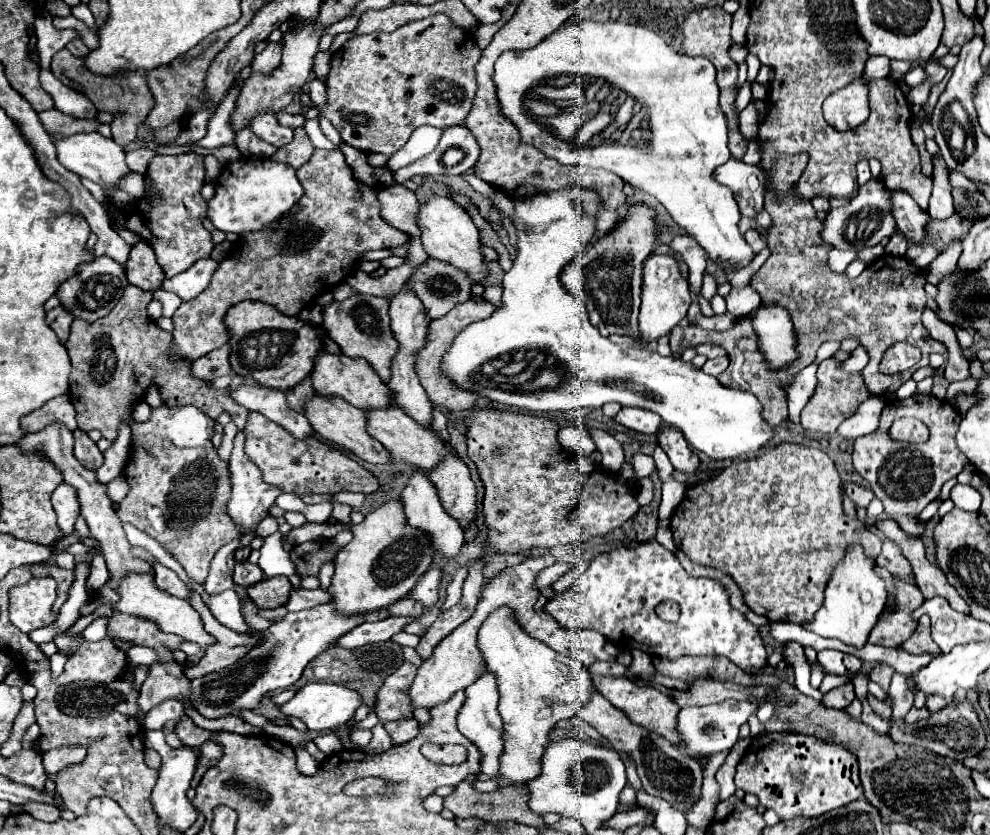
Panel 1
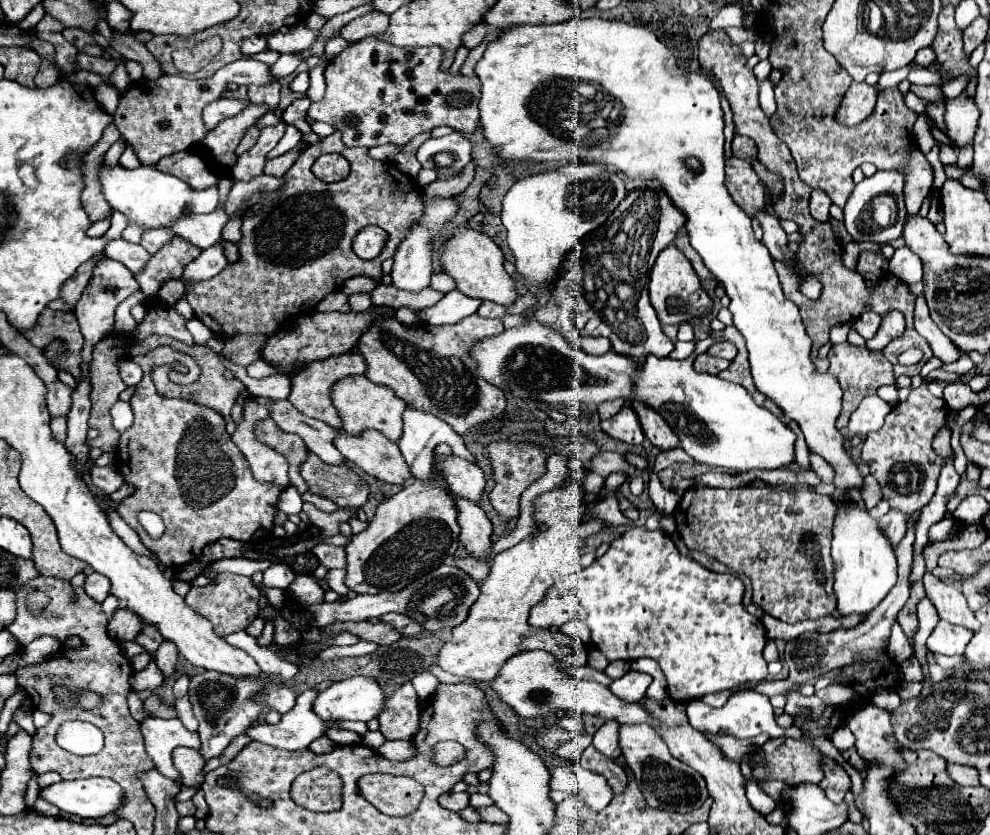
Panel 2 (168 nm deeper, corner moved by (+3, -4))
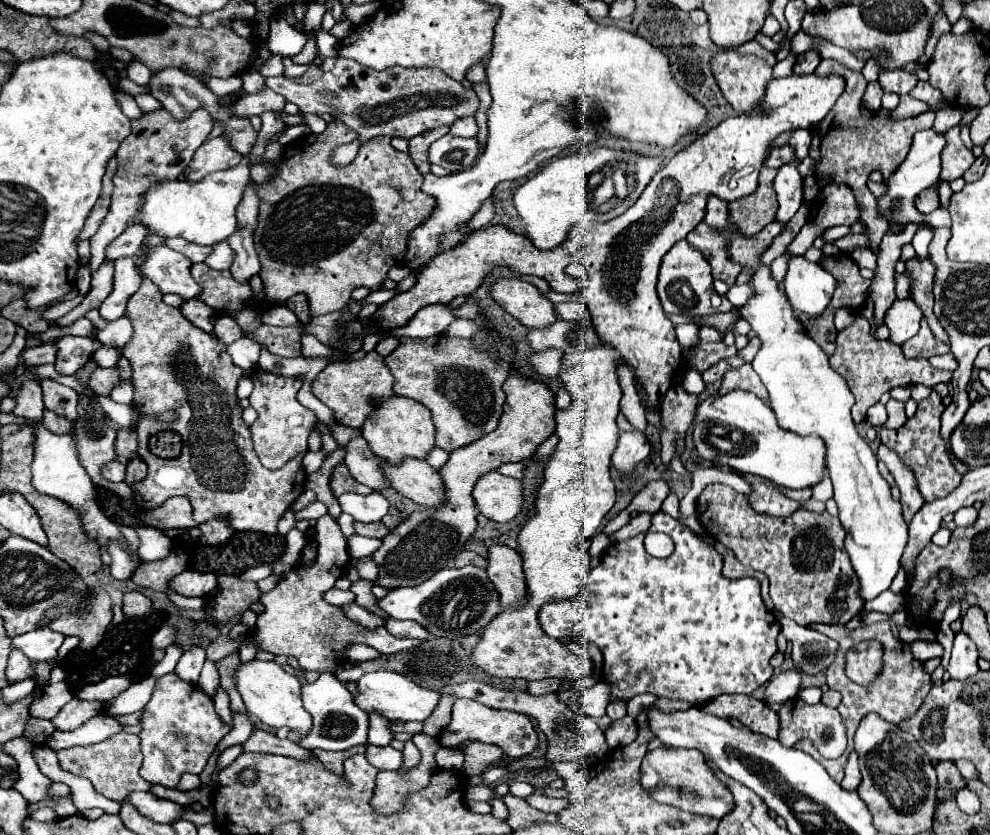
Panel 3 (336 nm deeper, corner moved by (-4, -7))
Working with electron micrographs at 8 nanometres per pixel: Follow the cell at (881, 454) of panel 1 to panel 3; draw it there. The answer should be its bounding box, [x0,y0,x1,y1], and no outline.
[881,391,961,503]

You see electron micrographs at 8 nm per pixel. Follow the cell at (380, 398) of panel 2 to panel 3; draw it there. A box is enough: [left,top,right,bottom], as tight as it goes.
[361,395,435,463]

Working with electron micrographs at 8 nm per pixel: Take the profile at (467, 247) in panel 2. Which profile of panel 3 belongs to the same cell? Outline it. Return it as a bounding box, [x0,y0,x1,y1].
[489,277,555,327]

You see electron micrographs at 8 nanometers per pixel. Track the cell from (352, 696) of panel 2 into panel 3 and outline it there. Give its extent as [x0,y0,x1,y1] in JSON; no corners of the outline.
[353,671,439,721]

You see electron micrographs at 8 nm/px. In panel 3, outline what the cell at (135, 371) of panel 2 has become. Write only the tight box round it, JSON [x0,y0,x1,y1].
[93,347,121,367]

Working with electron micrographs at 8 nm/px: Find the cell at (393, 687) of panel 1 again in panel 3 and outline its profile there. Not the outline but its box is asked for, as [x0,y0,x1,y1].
[403,741,421,769]

